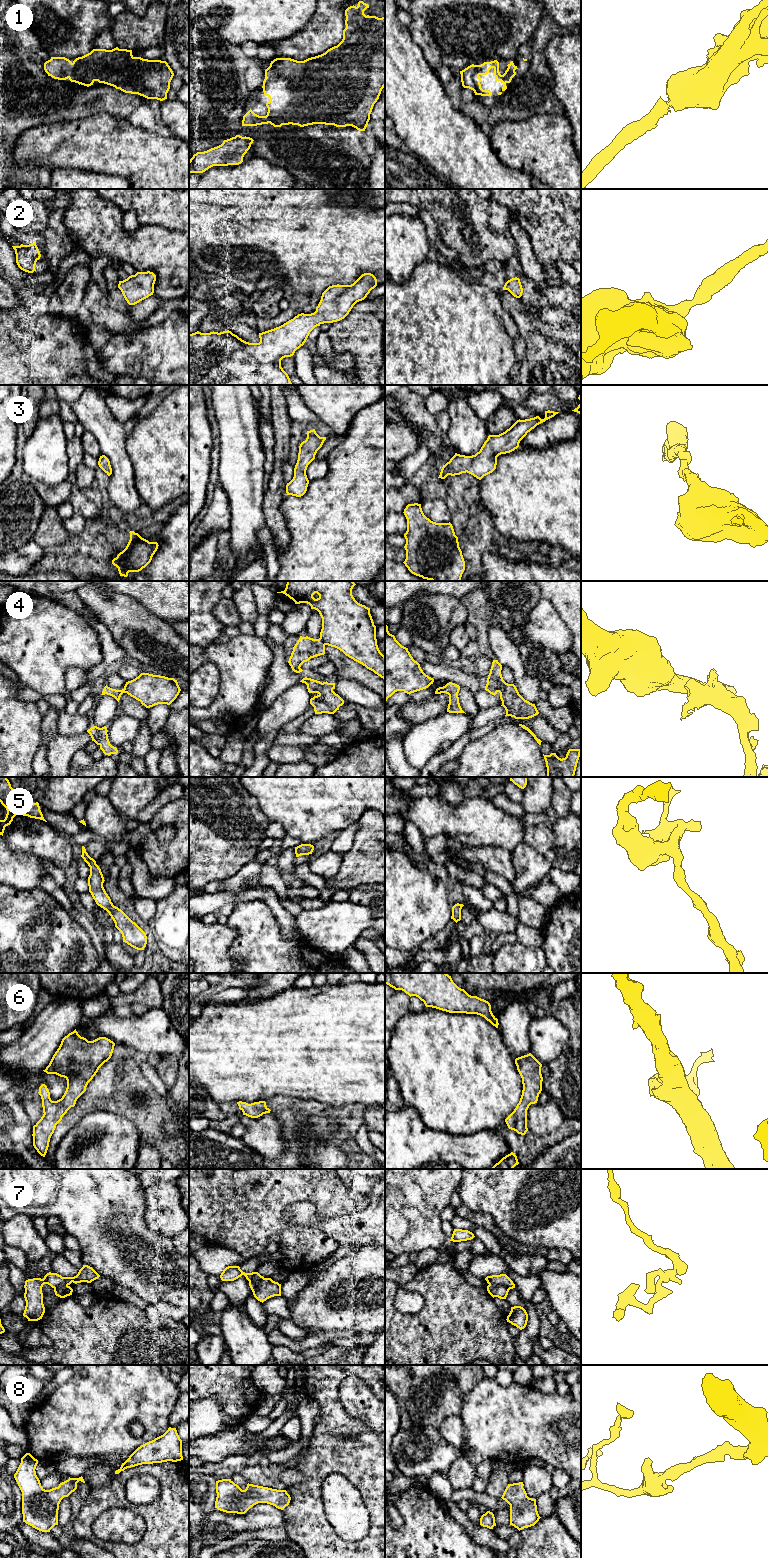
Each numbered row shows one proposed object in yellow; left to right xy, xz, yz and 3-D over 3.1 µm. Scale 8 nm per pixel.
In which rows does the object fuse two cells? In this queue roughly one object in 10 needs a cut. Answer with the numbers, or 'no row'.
4, 7

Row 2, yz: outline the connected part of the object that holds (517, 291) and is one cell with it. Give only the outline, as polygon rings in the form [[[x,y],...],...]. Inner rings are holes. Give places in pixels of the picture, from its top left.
[[[515,277],[508,280],[505,283],[503,290],[508,290],[514,297],[520,298],[523,293],[523,288],[522,288],[520,279]]]

